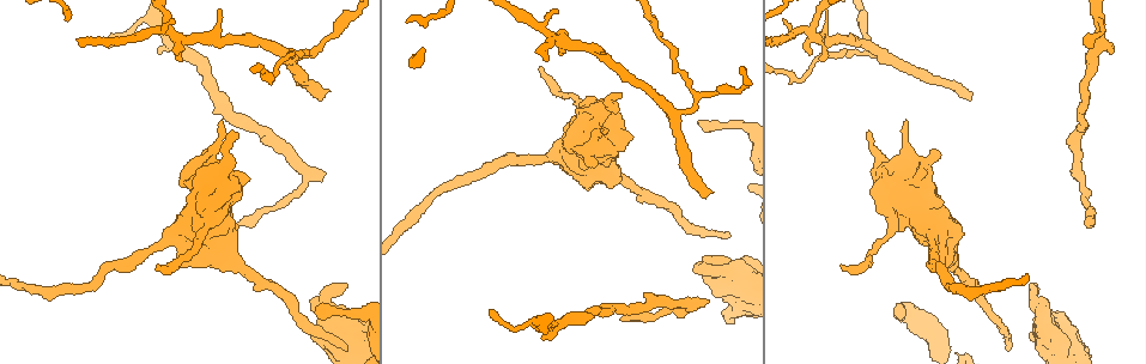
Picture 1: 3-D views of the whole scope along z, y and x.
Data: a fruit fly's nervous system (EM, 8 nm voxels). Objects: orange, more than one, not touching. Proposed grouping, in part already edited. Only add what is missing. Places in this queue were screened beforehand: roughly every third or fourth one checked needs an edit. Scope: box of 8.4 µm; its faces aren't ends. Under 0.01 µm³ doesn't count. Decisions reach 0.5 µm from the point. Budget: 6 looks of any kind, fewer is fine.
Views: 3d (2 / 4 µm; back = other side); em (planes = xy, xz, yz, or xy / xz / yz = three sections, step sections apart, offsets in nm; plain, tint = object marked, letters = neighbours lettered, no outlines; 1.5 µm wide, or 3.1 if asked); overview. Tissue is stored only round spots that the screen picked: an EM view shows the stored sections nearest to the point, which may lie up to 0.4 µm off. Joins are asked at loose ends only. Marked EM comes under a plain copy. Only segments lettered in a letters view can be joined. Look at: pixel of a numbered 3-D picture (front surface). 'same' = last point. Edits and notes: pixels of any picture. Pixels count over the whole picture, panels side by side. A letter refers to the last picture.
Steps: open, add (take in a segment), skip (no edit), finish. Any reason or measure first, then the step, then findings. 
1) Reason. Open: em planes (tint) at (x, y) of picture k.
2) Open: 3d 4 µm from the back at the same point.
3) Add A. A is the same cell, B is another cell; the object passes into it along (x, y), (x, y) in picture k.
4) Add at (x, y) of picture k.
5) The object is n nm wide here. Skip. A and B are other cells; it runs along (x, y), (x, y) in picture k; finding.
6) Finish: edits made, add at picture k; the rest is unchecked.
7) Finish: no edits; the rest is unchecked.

Free end. Open: 3d 4 µm at (323, 91) of picture 1.

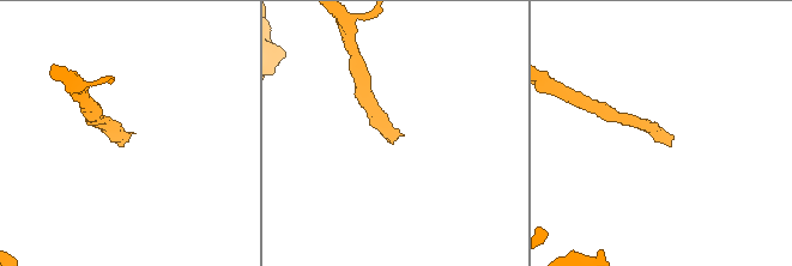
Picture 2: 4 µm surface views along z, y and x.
Open: em planes (tint) at (393, 143) of picture 2.

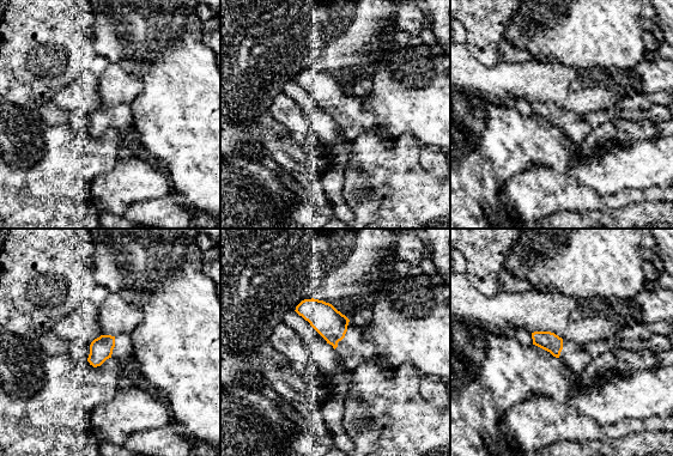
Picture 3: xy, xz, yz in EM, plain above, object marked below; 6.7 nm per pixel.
See the neighbours. Open: em planes (letters) at the same point.

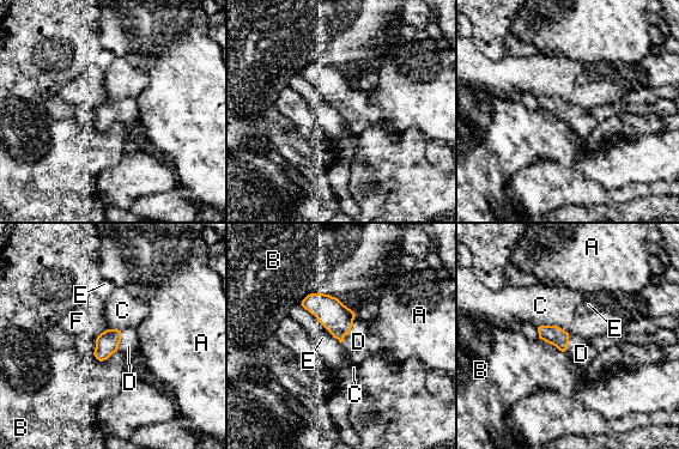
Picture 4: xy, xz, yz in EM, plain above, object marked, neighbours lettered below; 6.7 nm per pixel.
Add D. D is the same cell, A, B, C, E and F are other cells; the object passes into it along (329, 311), (350, 329), (358, 344) in picture 4; the neuron continues.

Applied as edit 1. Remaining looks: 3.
An open end. Open: em planes (letters) at (606, 131) of picture 1.

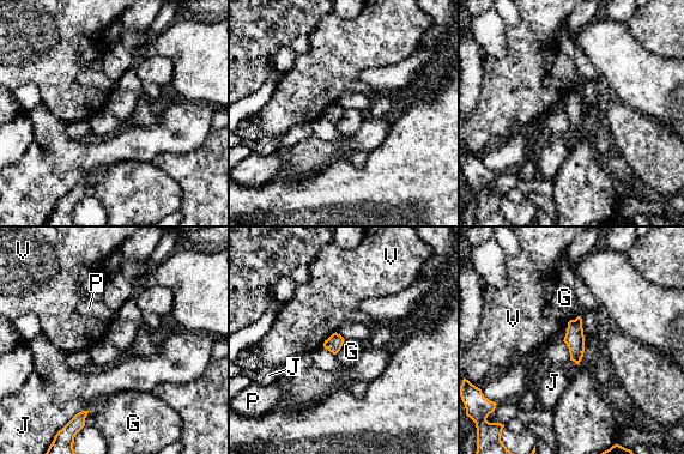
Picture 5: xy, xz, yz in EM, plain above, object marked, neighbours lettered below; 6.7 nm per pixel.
The longest contact is with G, 220 nm. Skip. G, J, P and V are other cells; none of them fits.

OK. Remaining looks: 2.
Branch stops here. Open: 3d 2 µm at (699, 120) of picture 1.

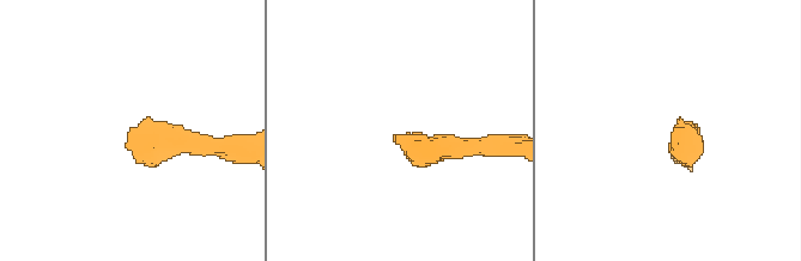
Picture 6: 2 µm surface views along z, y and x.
Shape alone is not enough. Open: em planes (letters) at (128, 133) of picture 6.

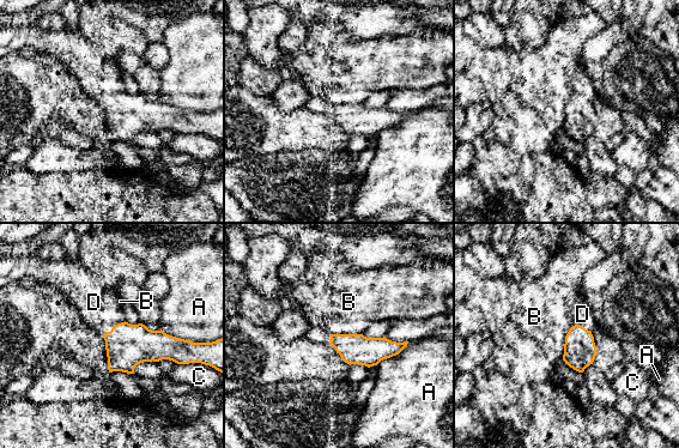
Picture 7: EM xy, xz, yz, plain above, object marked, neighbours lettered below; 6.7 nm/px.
Add D. D is the same cell, A, B and C are other cells; the object passes into it along (127, 345), (119, 324), (98, 307) in picture 7; the neuron continues.

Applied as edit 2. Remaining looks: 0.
Finish: edits made, add at picture 4, add at picture 7; the rest is unchecked.

